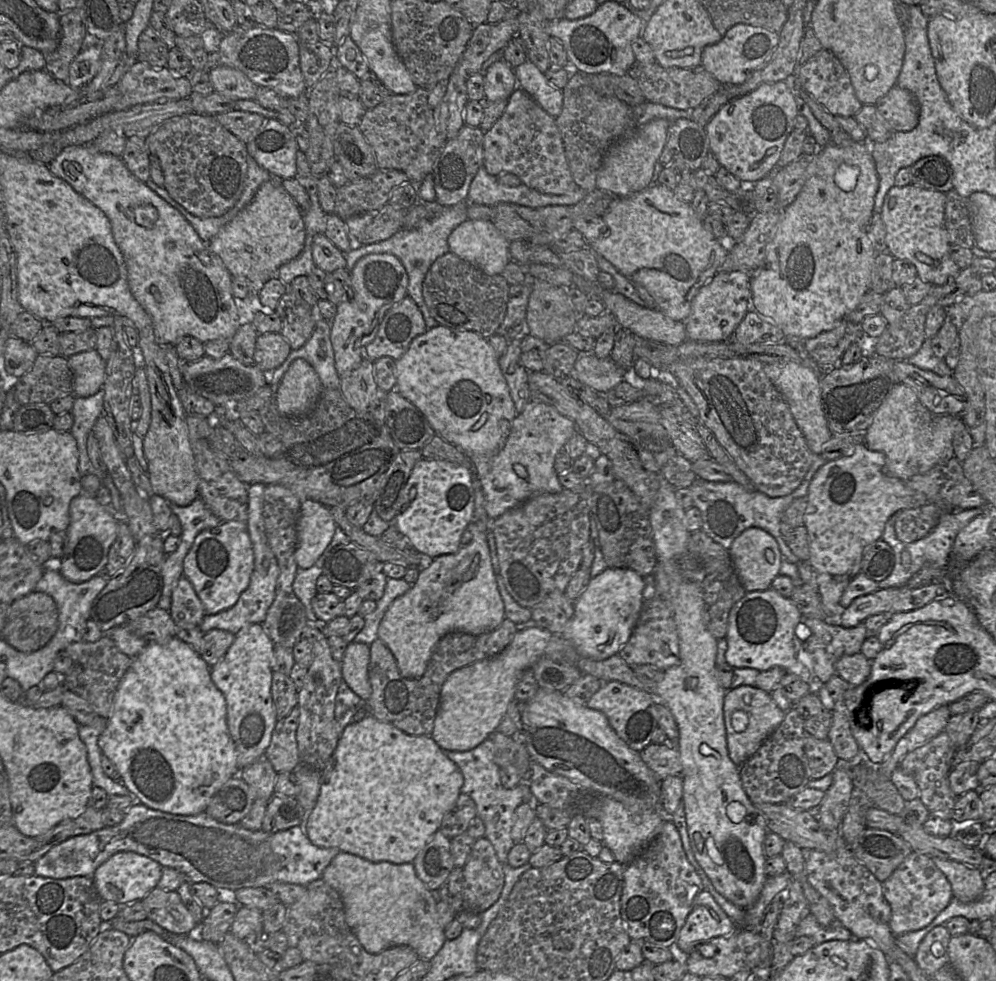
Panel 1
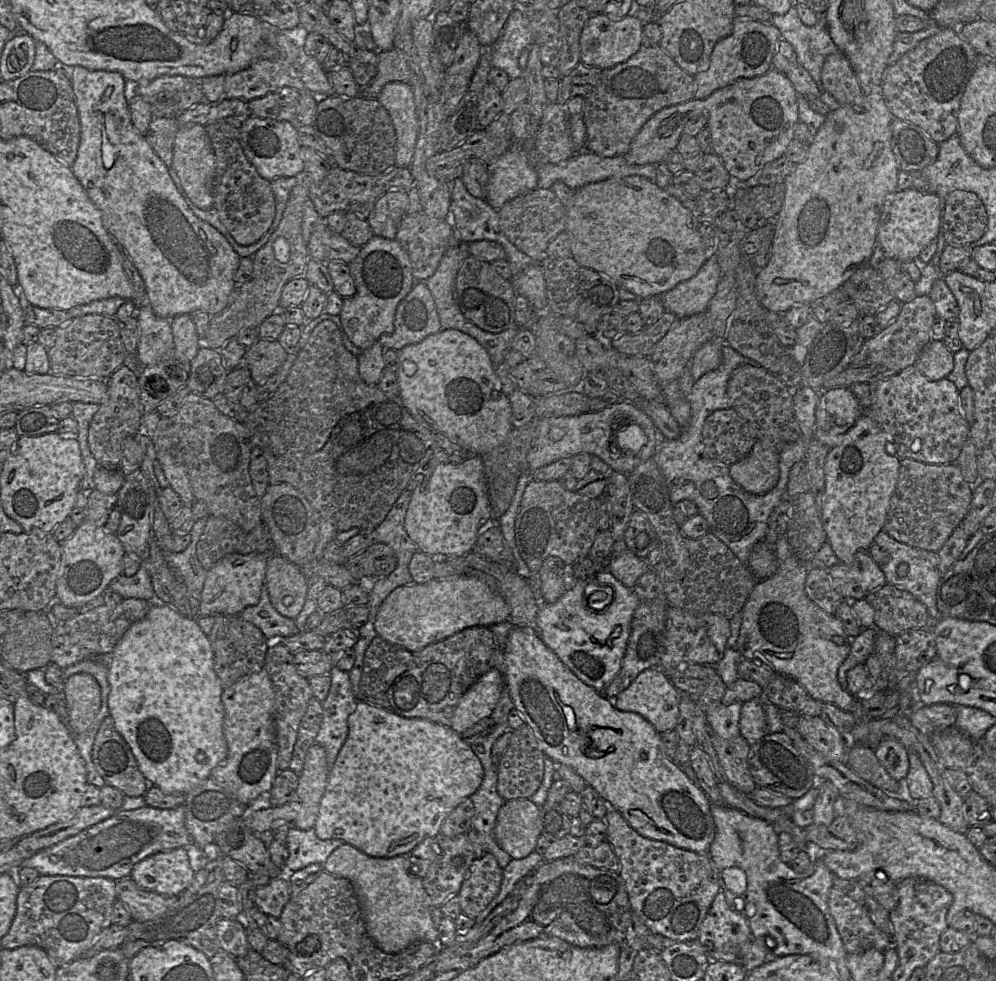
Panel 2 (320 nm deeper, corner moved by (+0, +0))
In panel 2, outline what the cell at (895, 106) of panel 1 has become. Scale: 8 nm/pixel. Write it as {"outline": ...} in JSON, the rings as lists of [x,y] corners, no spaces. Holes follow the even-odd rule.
{"outline":[[[942,27],[937,34],[921,40],[887,67],[881,84],[881,94],[886,106],[894,118],[917,125],[937,144],[949,139],[957,133],[961,98],[974,72],[977,58],[978,53],[958,33],[958,28]]]}

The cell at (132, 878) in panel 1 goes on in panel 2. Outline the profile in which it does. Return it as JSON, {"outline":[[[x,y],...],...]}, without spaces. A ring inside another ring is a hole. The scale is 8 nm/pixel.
{"outline":[[[191,843],[188,847],[180,847],[169,851],[152,854],[135,864],[130,878],[141,888],[155,892],[163,897],[177,897],[191,883],[195,871],[199,868],[197,857],[207,857],[205,853]]]}

